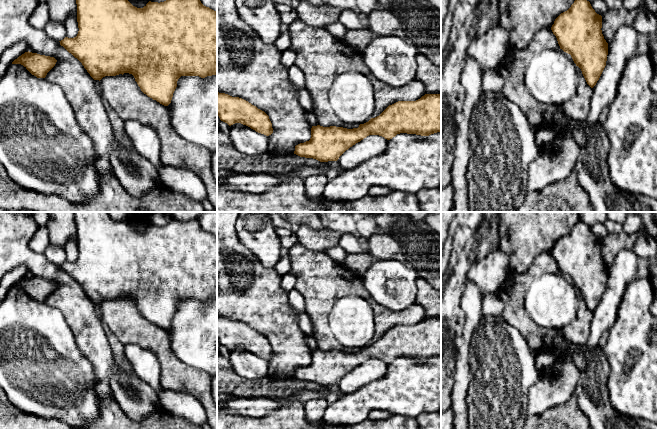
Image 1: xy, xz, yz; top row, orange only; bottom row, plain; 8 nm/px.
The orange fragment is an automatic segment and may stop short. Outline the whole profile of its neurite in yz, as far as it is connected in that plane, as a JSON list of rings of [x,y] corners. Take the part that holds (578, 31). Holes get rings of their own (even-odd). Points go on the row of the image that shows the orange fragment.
[[[575,0],[571,7],[561,13],[551,27],[560,49],[571,55],[587,82],[593,88],[599,80],[607,61],[608,43],[602,34],[602,16],[597,14],[587,0]]]

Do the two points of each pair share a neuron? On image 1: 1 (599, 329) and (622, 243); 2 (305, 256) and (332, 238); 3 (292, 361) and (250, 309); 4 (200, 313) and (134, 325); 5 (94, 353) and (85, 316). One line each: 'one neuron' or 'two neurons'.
1: two neurons
2: two neurons
3: one neuron
4: two neurons
5: one neuron

